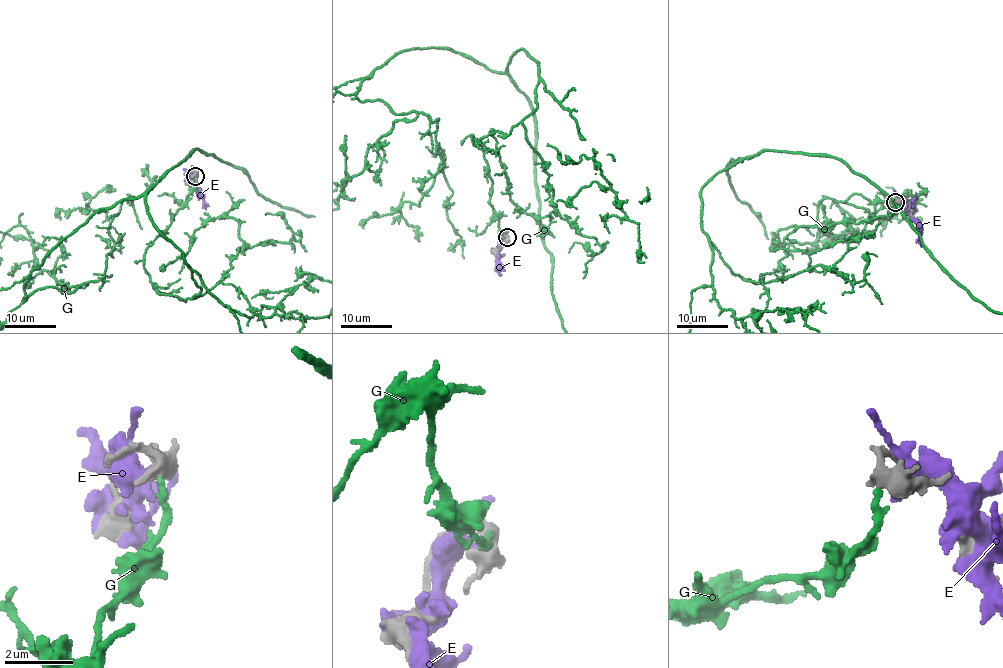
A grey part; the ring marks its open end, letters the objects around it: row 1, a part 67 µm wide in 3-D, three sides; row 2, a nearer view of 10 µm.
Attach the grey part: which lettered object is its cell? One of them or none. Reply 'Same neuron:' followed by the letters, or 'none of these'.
Same neuron: G

